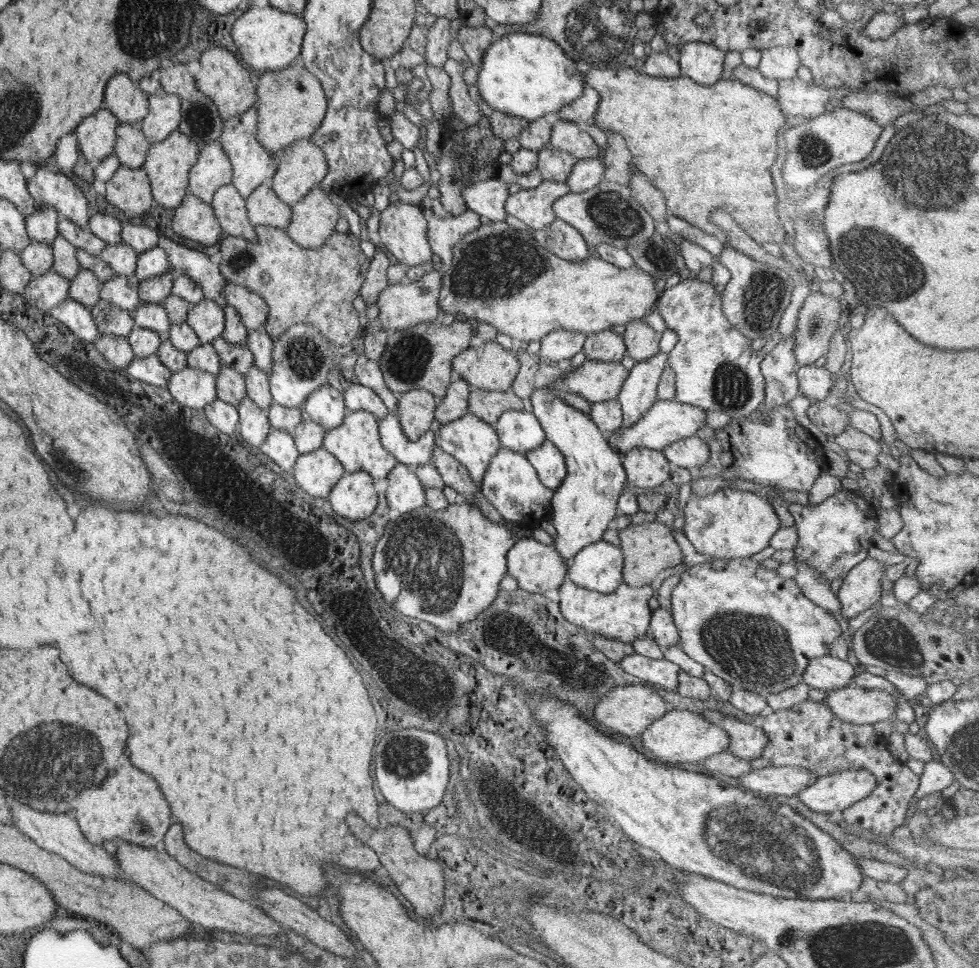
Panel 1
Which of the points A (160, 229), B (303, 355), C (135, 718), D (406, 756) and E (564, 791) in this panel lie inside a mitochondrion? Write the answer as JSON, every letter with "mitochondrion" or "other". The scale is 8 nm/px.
{"A":"other","B":"mitochondrion","C":"other","D":"mitochondrion","E":"other"}

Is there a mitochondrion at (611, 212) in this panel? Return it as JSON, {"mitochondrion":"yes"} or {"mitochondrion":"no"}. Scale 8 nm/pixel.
{"mitochondrion":"yes"}

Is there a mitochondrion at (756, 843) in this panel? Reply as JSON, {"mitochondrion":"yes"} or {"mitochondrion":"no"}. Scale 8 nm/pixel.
{"mitochondrion":"yes"}

